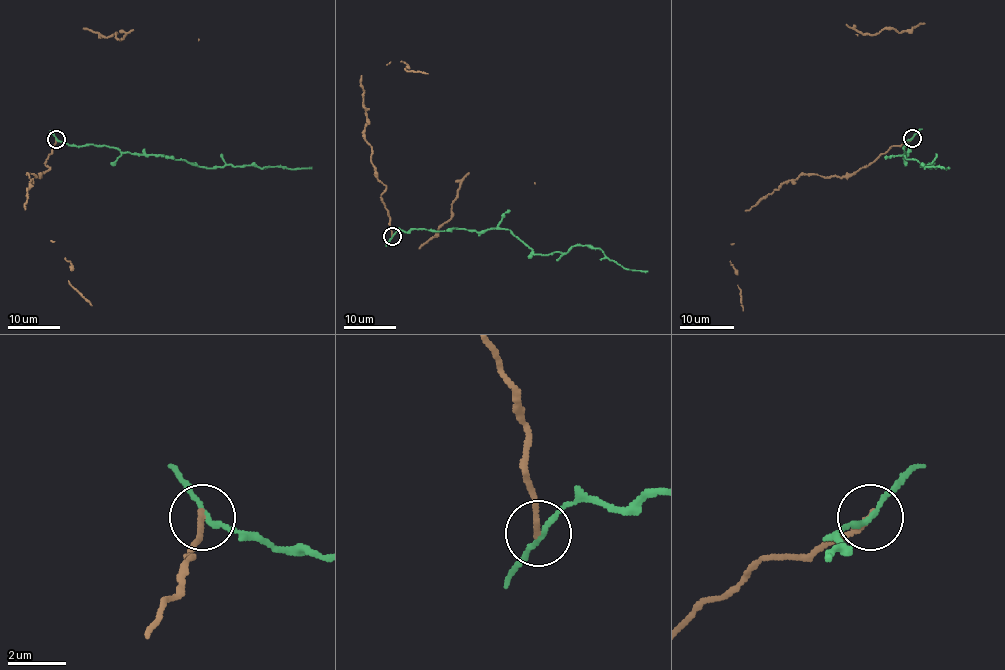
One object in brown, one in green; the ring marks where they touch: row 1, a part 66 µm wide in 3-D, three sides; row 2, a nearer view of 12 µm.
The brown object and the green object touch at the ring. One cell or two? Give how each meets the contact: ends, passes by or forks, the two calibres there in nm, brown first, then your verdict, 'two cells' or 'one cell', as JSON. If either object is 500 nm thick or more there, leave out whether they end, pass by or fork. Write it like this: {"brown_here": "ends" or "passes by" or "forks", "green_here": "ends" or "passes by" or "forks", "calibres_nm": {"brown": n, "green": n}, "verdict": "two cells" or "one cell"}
{"brown_here": "ends", "green_here": "passes by", "calibres_nm": {"brown": 200, "green": 150}, "verdict": "two cells"}

